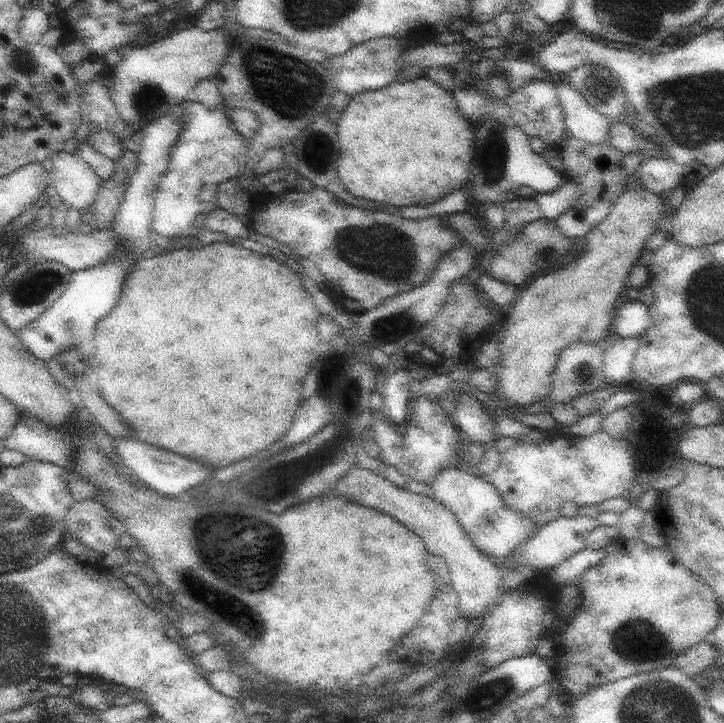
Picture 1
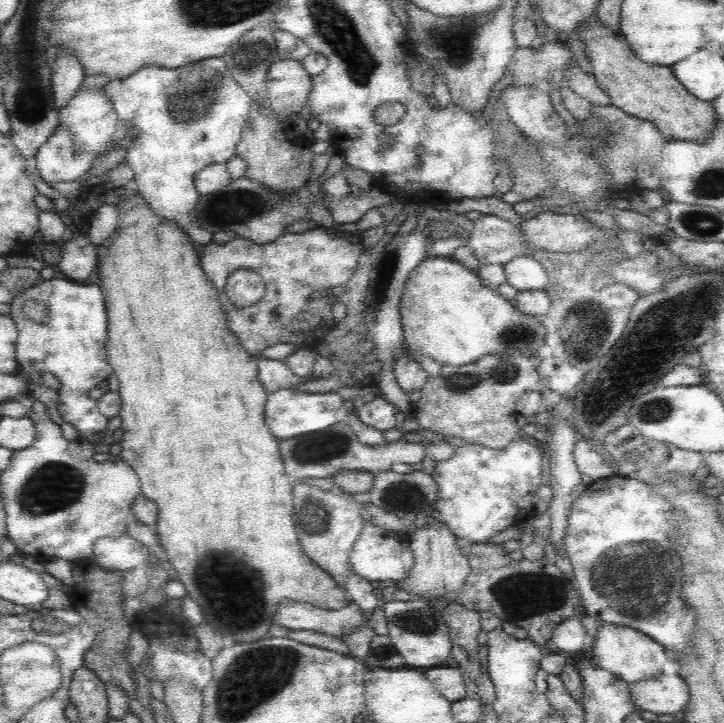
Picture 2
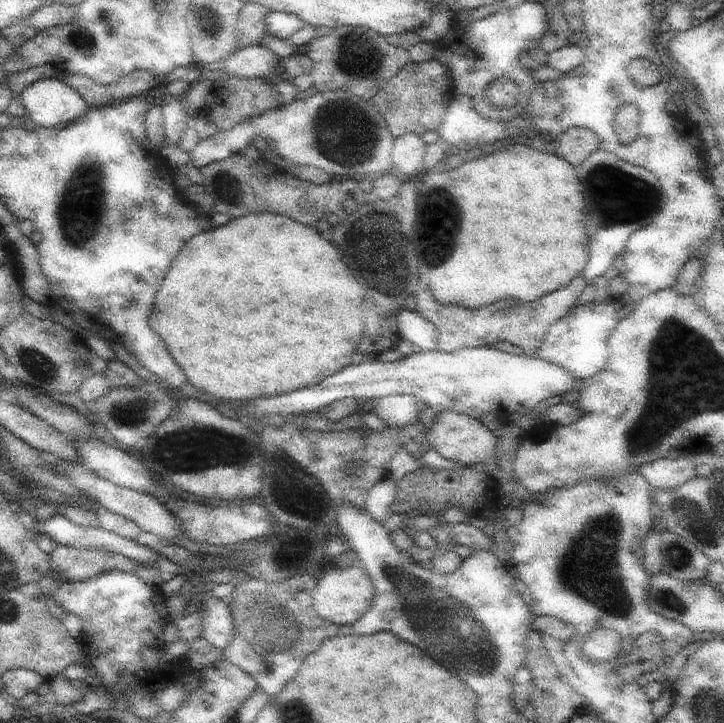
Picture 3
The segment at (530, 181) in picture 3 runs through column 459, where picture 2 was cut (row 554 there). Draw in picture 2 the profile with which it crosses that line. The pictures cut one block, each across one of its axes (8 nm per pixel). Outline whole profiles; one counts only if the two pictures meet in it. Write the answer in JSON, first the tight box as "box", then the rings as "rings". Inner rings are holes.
{"box":[96,189,351,642],"rings":[[[135,189],[125,194],[115,206],[118,208],[118,226],[110,238],[105,238],[101,245],[97,246],[96,267],[98,284],[105,300],[107,362],[120,381],[119,416],[122,418],[120,426],[124,430],[120,442],[120,456],[136,471],[141,483],[141,494],[154,500],[158,506],[156,532],[160,544],[164,547],[166,560],[176,570],[177,578],[184,584],[187,595],[200,604],[204,612],[203,618],[208,618],[208,623],[218,626],[222,632],[230,632],[235,642],[264,638],[264,634],[273,624],[275,608],[282,599],[304,601],[318,608],[330,610],[340,610],[348,606],[351,601],[345,586],[336,582],[334,577],[312,562],[300,546],[294,524],[293,485],[286,476],[279,451],[279,440],[270,433],[265,422],[265,406],[269,394],[259,382],[256,358],[242,347],[236,333],[228,329],[228,315],[224,313],[218,289],[204,273],[196,244],[178,223],[158,215]]]}

